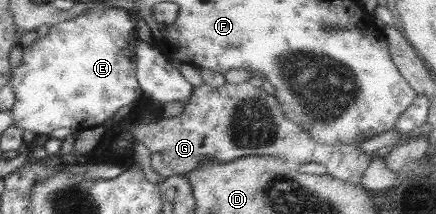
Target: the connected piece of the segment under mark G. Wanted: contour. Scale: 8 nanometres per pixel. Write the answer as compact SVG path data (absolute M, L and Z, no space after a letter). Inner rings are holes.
M201 83L192 87L184 110L171 119L161 118L146 125L131 125L128 137L142 144L150 152L150 169L164 180L174 175L184 175L205 161L228 163L241 157L266 156L280 158L299 168L302 164L325 165L334 154L336 168L342 166L342 176L348 183L358 184L364 170L372 161L370 154L358 149L359 142L342 145L316 143L306 130L289 122L279 108L276 97L266 94L262 87L248 83L224 83L218 87ZM218 116L218 120L208 120ZM348 152L348 162L344 160Z

